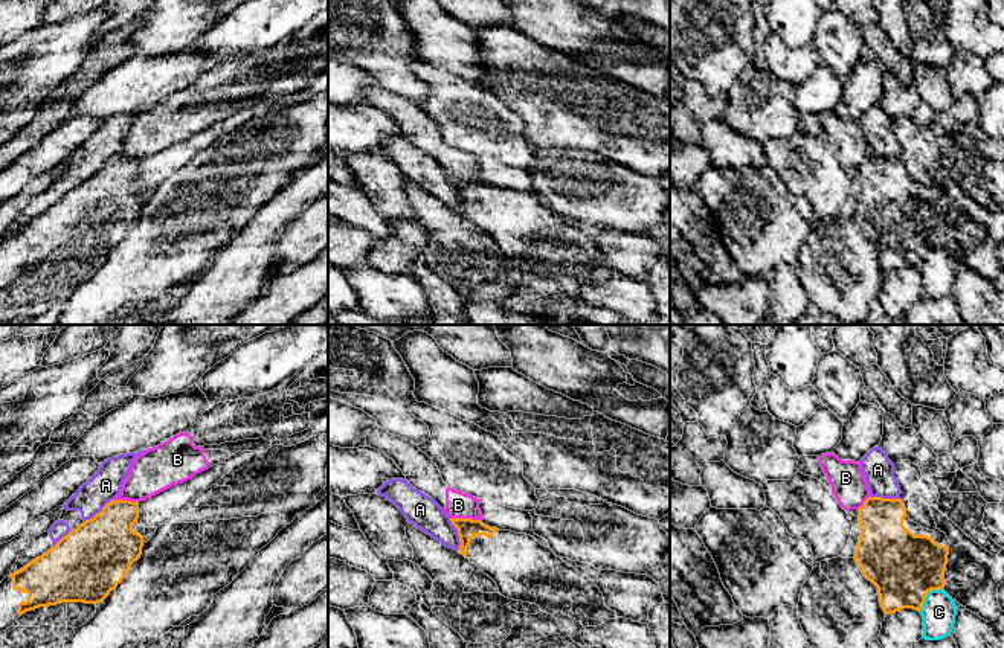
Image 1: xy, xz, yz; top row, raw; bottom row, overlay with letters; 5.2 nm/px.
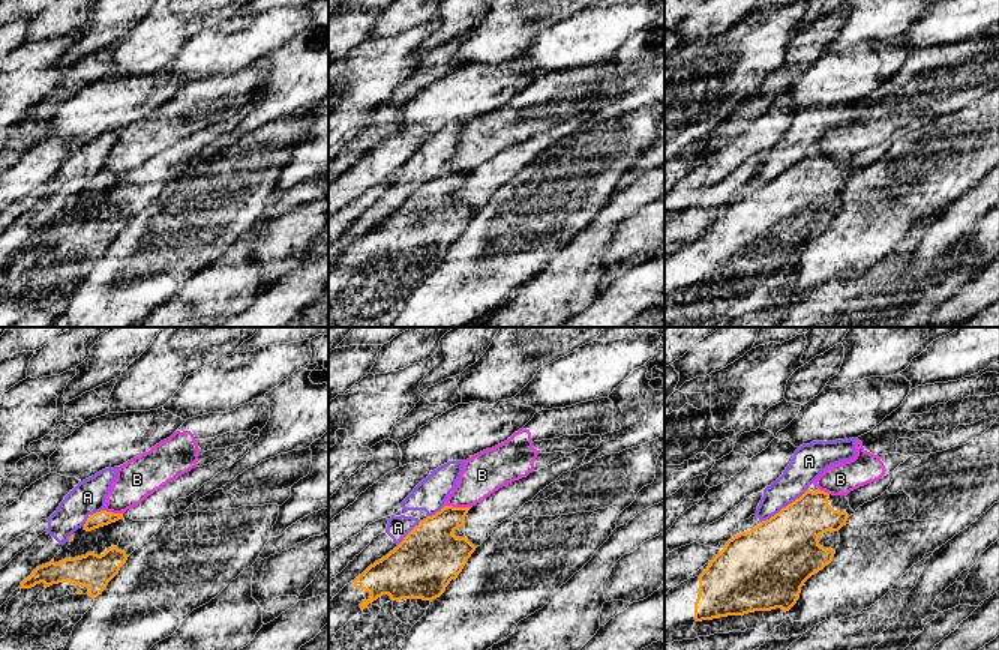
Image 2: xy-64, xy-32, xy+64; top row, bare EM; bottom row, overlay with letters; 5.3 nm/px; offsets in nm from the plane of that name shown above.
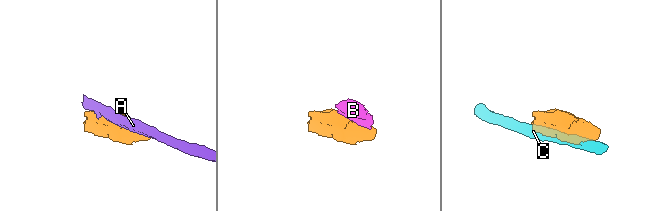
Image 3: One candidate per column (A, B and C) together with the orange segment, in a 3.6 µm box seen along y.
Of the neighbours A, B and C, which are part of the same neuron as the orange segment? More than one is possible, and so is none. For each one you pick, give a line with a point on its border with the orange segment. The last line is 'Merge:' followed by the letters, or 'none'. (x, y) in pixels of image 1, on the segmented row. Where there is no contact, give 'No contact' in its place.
Merge: none

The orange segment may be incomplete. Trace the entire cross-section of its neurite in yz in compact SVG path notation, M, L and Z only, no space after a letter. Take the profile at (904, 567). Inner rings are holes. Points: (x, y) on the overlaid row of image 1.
M868 497L858 512L861 537L853 558L877 587L883 613L920 611L926 595L946 584L949 538L911 521L900 499Z

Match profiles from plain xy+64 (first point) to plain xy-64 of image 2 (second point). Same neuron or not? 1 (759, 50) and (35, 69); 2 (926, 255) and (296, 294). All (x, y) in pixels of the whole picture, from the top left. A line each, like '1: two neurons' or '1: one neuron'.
1: one neuron
2: two neurons

